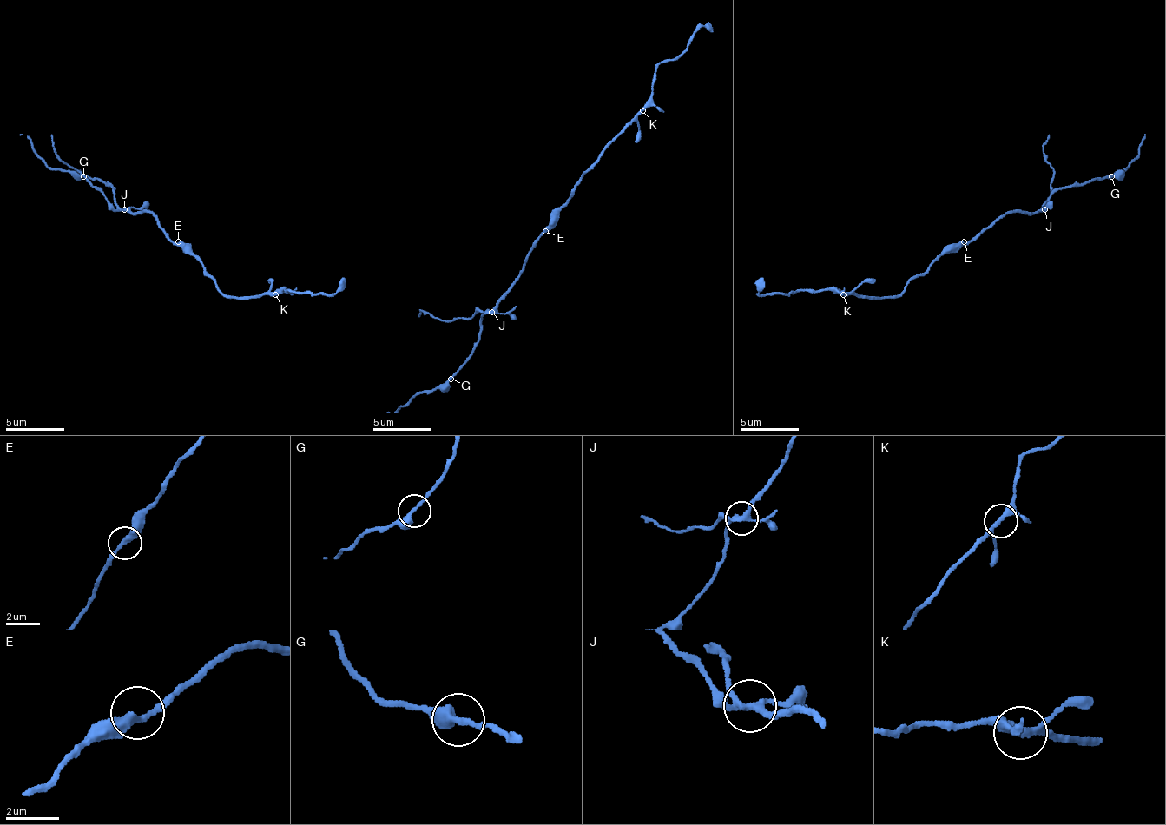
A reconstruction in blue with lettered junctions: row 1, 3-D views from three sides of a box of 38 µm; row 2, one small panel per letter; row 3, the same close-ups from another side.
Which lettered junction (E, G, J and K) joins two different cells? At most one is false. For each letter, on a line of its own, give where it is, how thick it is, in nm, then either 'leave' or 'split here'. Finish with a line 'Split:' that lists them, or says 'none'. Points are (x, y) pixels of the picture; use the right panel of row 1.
E: (964, 241) | 320 nm | leave
G: (1111, 176) | 320 nm | leave
J: (1044, 209) | 240 nm | split here
K: (843, 294) | 280 nm | leave
Split: J

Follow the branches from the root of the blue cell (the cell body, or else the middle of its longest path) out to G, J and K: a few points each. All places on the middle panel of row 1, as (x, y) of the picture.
G: (545, 226), (545, 231), (530, 249), (530, 255), (516, 285), (484, 317), (480, 338), (471, 358), (451, 379)
J: (545, 226), (545, 231), (530, 249), (530, 255), (516, 285), (492, 311)
K: (545, 226), (569, 199), (575, 190), (575, 184), (592, 167), (598, 155), (642, 110)

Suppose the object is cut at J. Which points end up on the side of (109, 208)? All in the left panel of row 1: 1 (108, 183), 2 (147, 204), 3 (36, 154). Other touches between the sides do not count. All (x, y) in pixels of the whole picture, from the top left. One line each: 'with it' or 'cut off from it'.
1: cut off from it
2: with it
3: cut off from it

